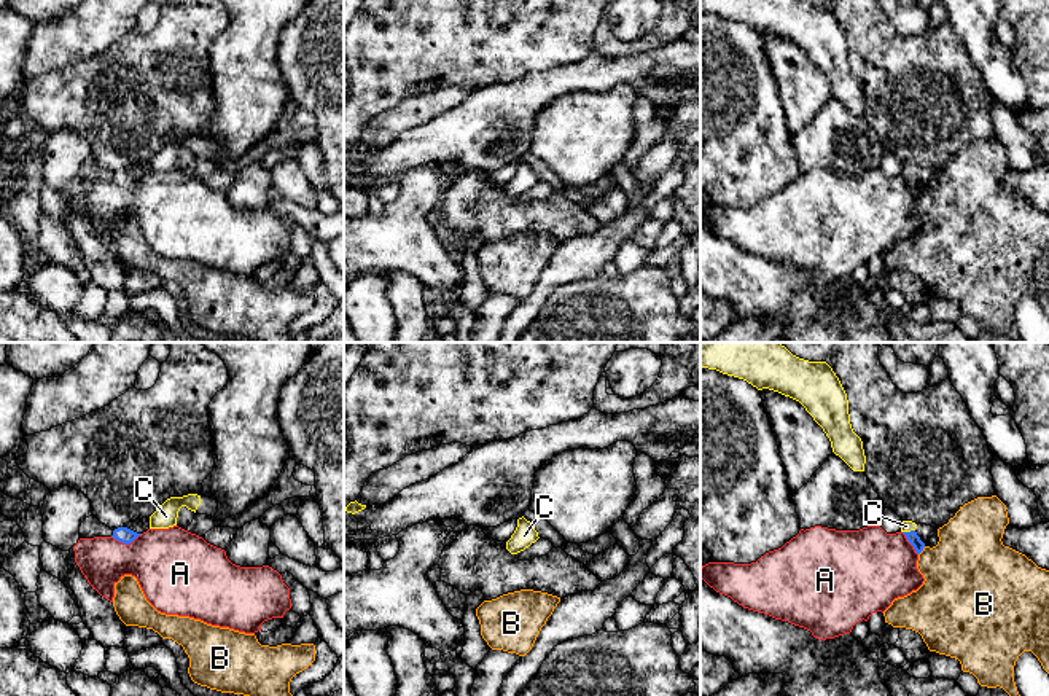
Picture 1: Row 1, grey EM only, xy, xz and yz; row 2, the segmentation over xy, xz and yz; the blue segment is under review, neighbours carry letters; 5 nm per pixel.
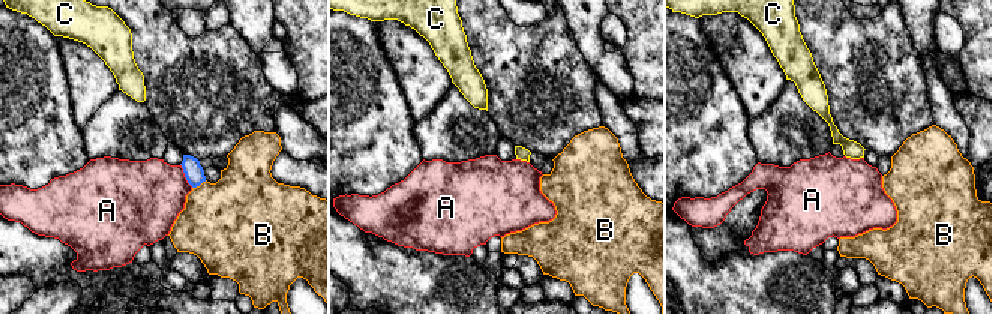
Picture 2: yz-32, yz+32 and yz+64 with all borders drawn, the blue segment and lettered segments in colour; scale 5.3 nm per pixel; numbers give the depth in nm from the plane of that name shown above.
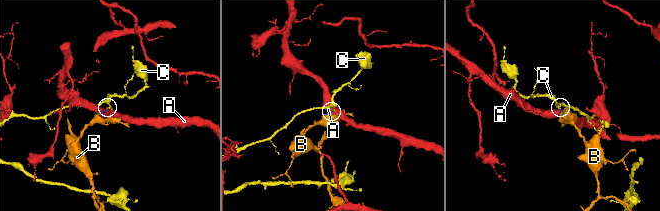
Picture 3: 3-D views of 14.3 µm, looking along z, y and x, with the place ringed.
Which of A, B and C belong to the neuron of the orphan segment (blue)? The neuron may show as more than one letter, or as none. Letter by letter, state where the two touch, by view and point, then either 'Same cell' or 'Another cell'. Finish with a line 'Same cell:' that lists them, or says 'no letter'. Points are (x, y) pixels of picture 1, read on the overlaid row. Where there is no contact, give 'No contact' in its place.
A: Touches blue at xy (126, 543). Another cell
B: Touches blue at yz (922, 550). Another cell
C: Touches blue at yz (908, 532). Same cell
Same cell: C

